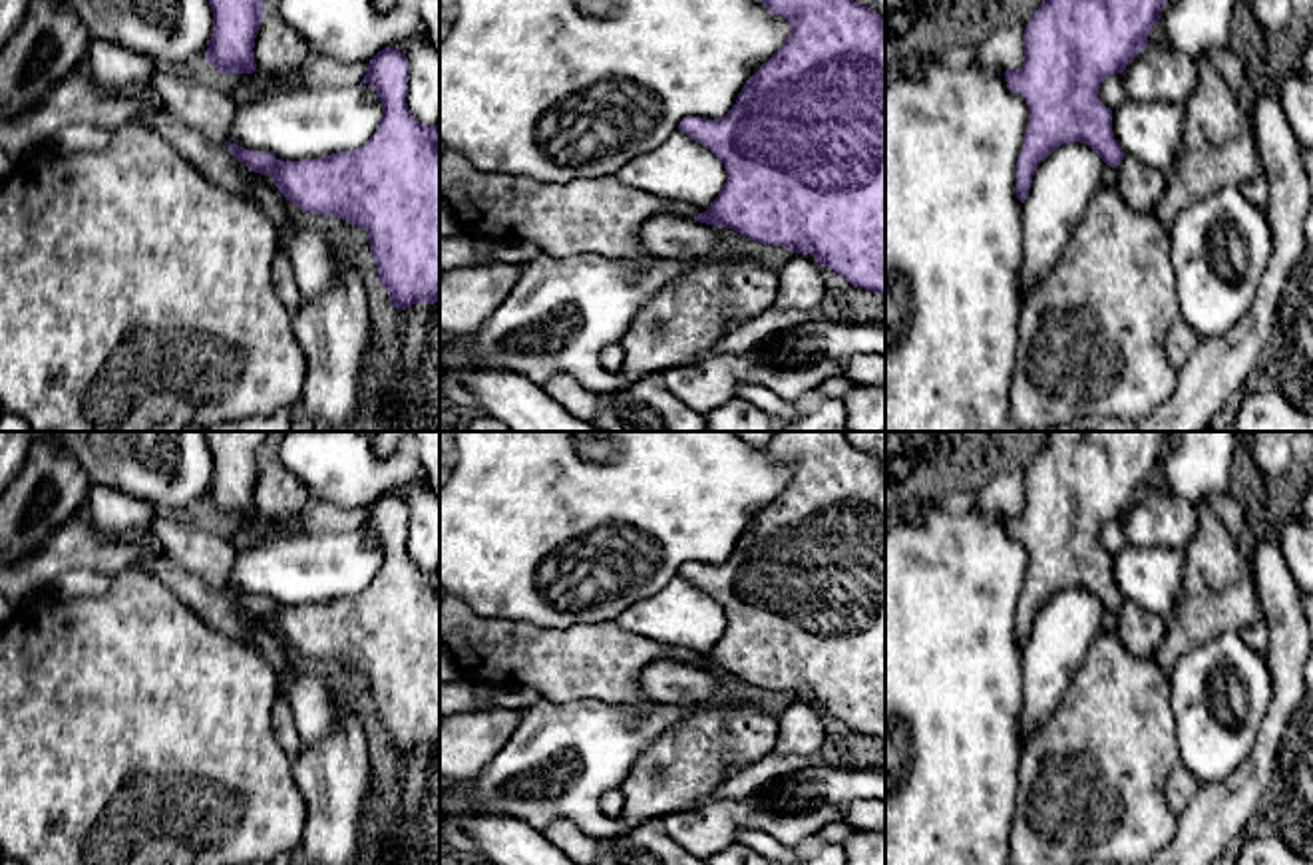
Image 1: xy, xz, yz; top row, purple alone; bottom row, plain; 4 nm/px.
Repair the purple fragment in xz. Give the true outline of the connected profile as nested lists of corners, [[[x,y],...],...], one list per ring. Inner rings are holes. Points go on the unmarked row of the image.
[[[776,432],[764,451],[790,467],[790,481],[746,527],[724,563],[678,569],[726,614],[722,636],[694,664],[810,700],[853,732],[885,742],[885,469],[871,453],[853,447],[845,432]]]

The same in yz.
[[[1046,432],[1025,475],[1025,509],[1005,519],[1007,533],[1029,551],[1017,605],[1021,648],[1038,608],[1068,587],[1090,591],[1118,614],[1126,599],[1114,585],[1112,555],[1100,547],[1098,533],[1148,493],[1172,433]]]

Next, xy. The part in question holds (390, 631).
[[[394,493],[378,497],[360,529],[370,529],[382,547],[382,565],[374,581],[358,595],[326,603],[281,606],[265,597],[251,597],[225,587],[229,597],[251,616],[267,620],[279,636],[306,660],[340,662],[360,670],[370,684],[380,730],[390,738],[390,752],[400,756],[416,748],[440,746],[440,569],[420,569],[406,549],[408,503]]]

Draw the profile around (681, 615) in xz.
[[[676,575],[660,593],[627,608],[615,620],[625,632],[670,648],[710,650],[726,628],[724,608]]]

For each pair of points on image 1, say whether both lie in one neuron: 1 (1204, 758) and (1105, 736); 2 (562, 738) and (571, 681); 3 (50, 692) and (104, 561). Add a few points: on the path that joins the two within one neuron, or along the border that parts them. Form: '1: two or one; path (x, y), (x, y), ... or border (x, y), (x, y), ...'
1: two; border (1168, 706), (1174, 718), (1180, 762)
2: two; border (544, 698), (554, 702), (605, 700), (613, 704)
3: two; border (126, 567), (118, 575)

